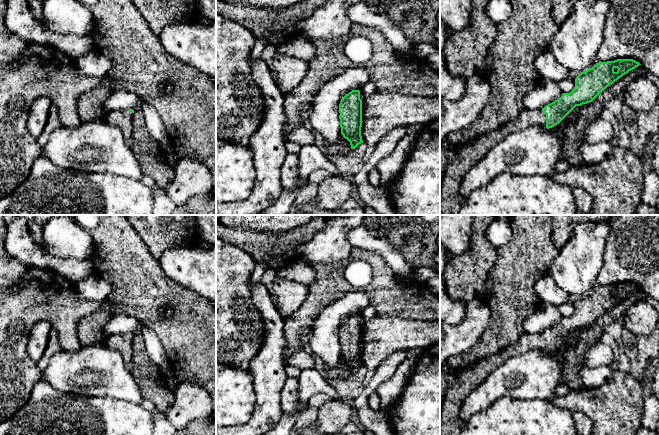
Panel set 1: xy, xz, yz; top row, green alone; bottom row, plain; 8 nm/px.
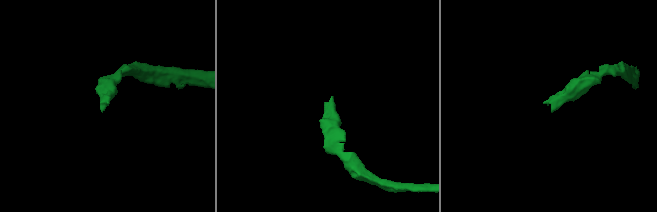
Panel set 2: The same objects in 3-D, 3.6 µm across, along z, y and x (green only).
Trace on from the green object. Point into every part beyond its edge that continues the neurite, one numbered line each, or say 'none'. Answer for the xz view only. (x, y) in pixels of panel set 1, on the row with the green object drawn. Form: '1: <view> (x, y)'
none

